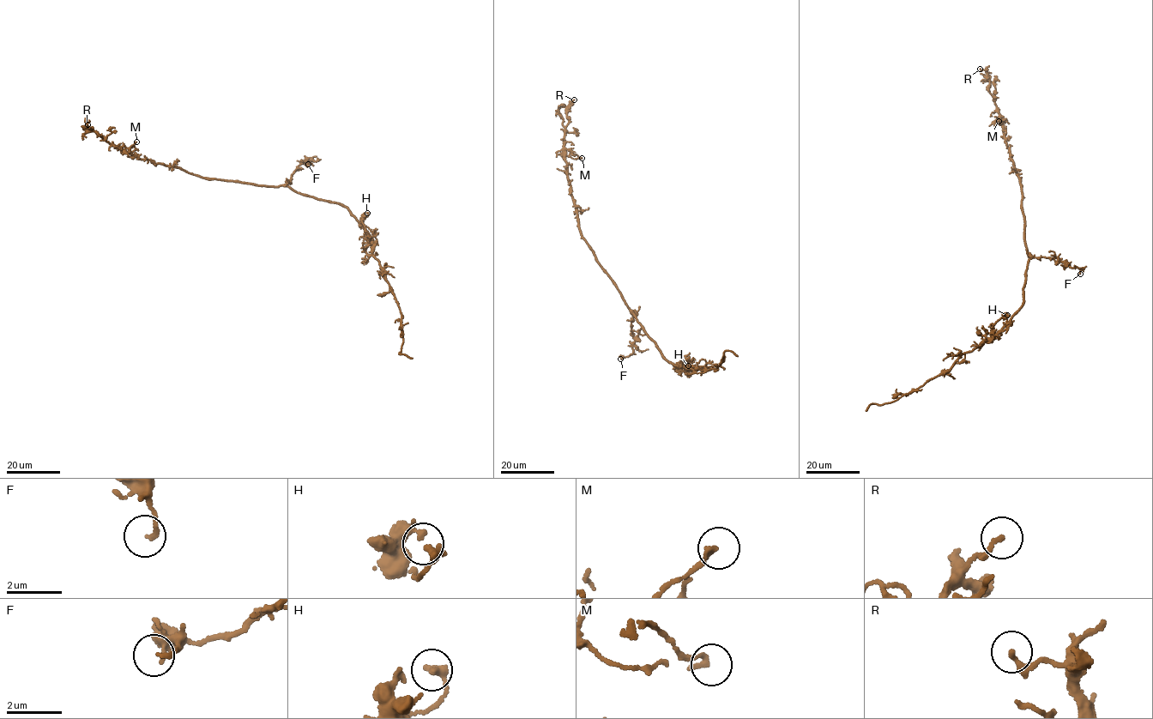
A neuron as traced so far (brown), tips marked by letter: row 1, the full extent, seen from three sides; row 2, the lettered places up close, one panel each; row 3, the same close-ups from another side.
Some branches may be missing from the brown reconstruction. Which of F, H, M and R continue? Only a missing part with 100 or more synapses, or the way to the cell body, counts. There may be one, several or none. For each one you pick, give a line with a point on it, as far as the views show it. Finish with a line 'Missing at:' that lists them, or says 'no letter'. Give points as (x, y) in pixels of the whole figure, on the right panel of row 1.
Missing at: no letter

